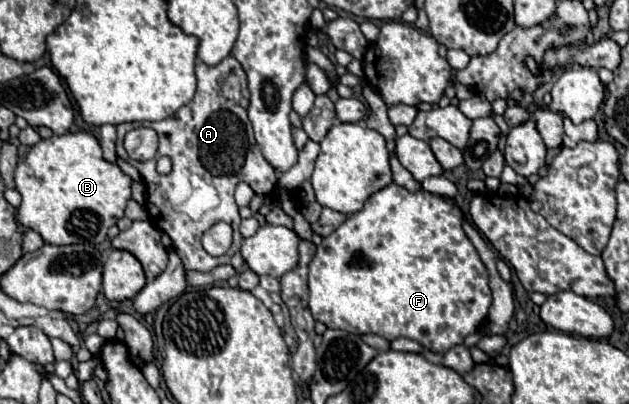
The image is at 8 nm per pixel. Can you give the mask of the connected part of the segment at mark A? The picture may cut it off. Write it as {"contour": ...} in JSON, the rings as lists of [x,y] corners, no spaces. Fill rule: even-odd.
{"contour":[[[231,55],[213,67],[197,61],[195,75],[197,75],[197,93],[193,101],[183,105],[175,115],[167,119],[145,123],[159,135],[161,157],[167,155],[175,163],[171,173],[159,175],[155,171],[157,159],[133,161],[127,157],[123,149],[123,137],[129,129],[137,127],[135,123],[123,123],[117,127],[117,157],[129,161],[143,175],[147,187],[149,219],[157,229],[165,231],[173,239],[173,247],[175,251],[179,251],[187,271],[207,273],[217,265],[229,263],[233,253],[237,253],[243,243],[243,237],[239,233],[241,217],[233,199],[235,185],[239,181],[245,181],[251,187],[273,189],[277,183],[277,173],[263,159],[259,145],[255,143],[253,137],[253,127],[247,117],[249,107],[247,75],[241,63]],[[217,221],[225,221],[233,227],[233,245],[221,257],[213,257],[205,253],[201,247],[201,235]]]}

